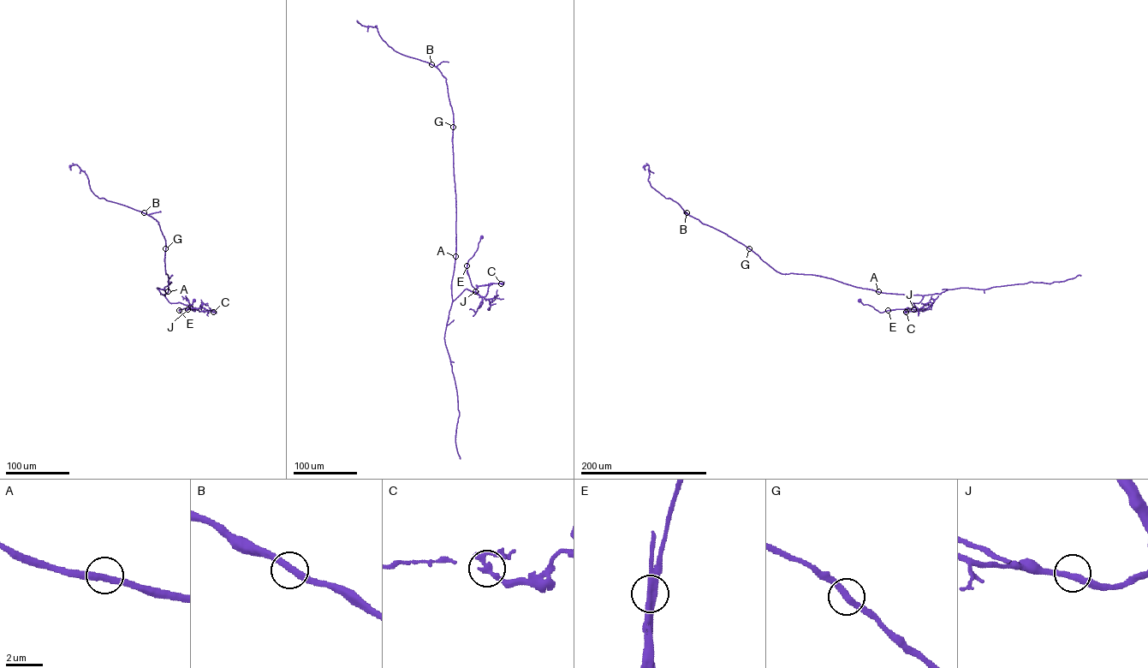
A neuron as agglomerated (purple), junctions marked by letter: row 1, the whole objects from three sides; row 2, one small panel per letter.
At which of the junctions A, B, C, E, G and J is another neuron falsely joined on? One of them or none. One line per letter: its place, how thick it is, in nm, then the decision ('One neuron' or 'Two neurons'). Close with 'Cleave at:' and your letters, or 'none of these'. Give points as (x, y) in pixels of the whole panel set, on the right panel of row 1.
A: Place: (878, 291). Thickness 340 nm. One neuron
B: Place: (687, 212). Thickness 340 nm. One neuron
C: Place: (906, 312). Thickness 300 nm. One neuron
E: Place: (888, 310). Thickness 320 nm. Two neurons
G: Place: (749, 248). Thickness 320 nm. One neuron
J: Place: (913, 309). Thickness 320 nm. One neuron
Cleave at: E

